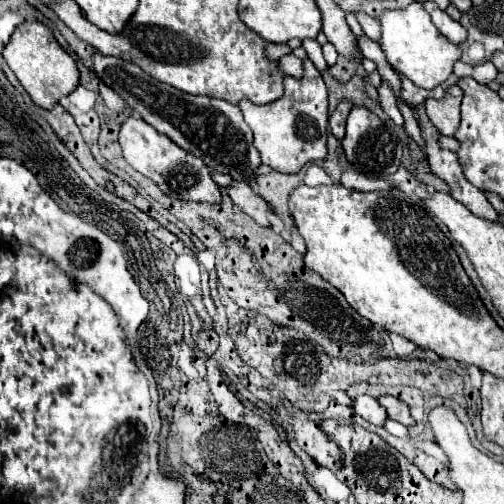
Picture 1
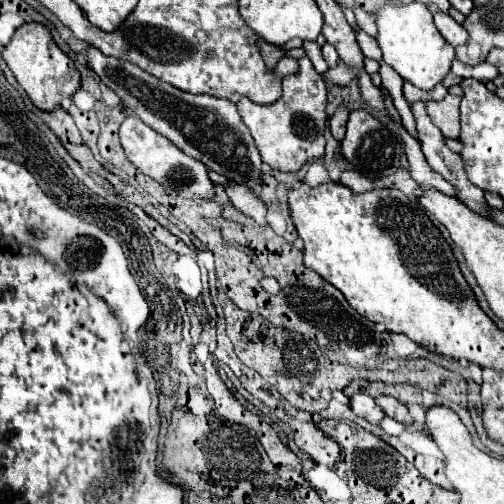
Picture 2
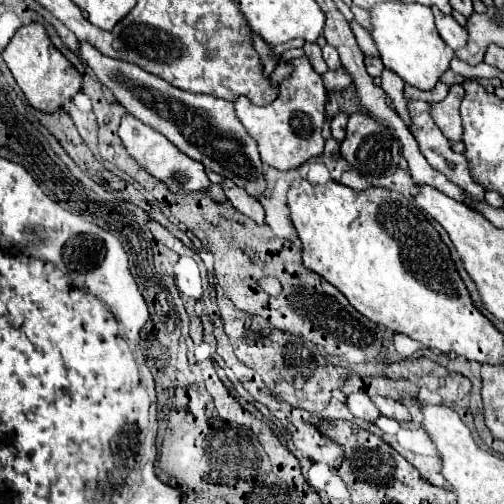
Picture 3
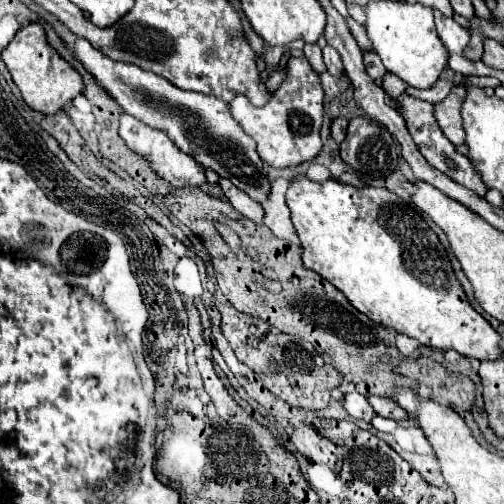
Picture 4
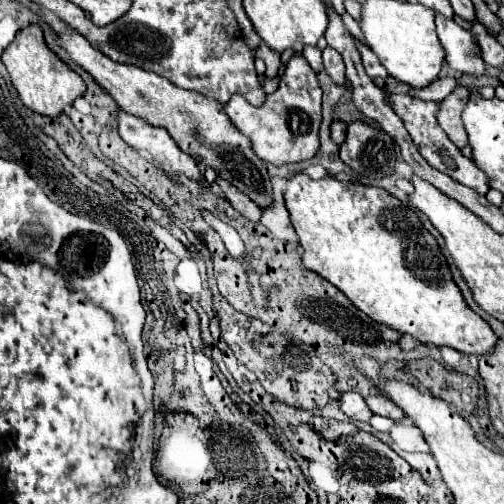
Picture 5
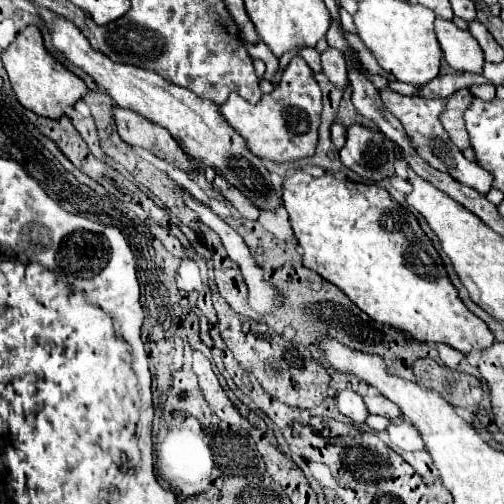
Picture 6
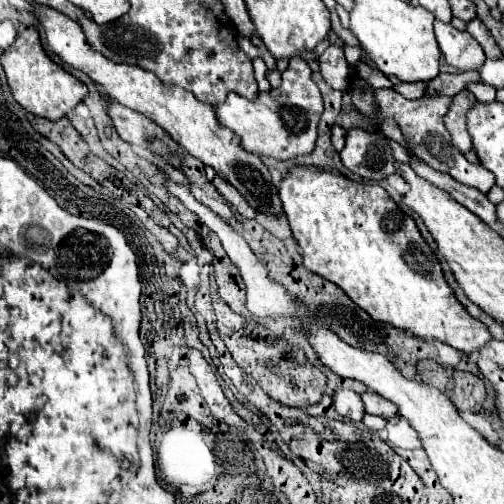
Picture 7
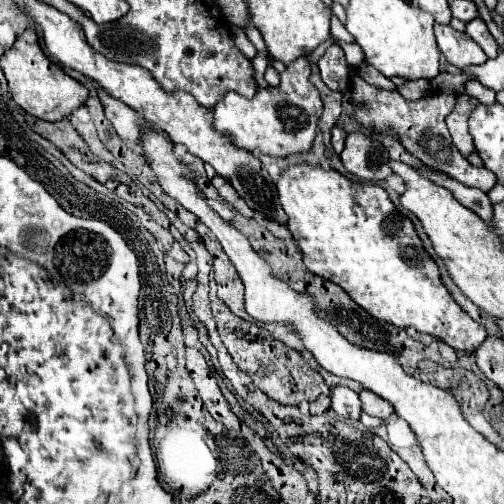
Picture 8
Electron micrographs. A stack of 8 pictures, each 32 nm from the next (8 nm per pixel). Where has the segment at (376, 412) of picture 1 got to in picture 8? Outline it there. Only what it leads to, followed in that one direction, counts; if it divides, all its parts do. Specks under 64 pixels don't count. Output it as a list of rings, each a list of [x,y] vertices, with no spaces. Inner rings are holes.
[[[336,386],[336,388],[332,388],[330,398],[332,398],[332,408],[338,416],[348,418],[348,420],[358,420],[360,418],[362,404],[360,404],[360,398],[354,390],[344,388],[344,386]]]

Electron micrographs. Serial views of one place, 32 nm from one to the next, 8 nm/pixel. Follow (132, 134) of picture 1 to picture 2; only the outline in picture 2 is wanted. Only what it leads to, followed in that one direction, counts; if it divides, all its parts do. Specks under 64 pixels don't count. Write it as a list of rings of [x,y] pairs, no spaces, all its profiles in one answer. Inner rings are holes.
[[[128,116],[122,122],[122,126],[120,126],[120,144],[124,148],[126,158],[142,174],[154,178],[168,194],[184,196],[184,198],[202,198],[202,200],[212,200],[216,196],[214,184],[208,178],[206,166],[200,160],[184,154],[166,136],[160,136],[156,130],[152,130],[148,124],[144,124],[138,116]]]

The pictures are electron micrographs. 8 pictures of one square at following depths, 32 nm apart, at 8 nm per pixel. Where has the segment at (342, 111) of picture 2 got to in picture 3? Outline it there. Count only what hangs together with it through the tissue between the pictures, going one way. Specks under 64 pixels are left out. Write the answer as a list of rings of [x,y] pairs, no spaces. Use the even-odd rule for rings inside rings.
[[[338,112],[338,114],[330,120],[334,140],[338,140],[338,142],[344,140],[344,134],[346,134],[346,122],[348,122],[348,116],[346,116],[344,112]]]

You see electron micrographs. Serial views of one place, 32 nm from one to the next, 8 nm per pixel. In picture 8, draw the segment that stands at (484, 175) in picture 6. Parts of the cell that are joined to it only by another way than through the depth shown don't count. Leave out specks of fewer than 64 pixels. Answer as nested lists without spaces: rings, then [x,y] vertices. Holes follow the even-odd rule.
[[[354,72],[350,74],[350,80],[352,80],[352,102],[356,110],[356,120],[364,124],[364,128],[370,128],[378,134],[386,134],[388,130],[396,132],[400,136],[400,144],[412,156],[416,156],[422,164],[434,170],[440,170],[466,186],[488,192],[496,184],[496,176],[492,176],[492,172],[488,172],[482,166],[472,166],[452,144],[450,132],[444,122],[444,118],[448,116],[448,112],[452,112],[456,104],[456,98],[452,94],[432,94],[432,96],[424,96],[420,100],[410,102],[410,100],[404,100],[396,90],[390,92],[390,90],[380,90],[366,84]]]

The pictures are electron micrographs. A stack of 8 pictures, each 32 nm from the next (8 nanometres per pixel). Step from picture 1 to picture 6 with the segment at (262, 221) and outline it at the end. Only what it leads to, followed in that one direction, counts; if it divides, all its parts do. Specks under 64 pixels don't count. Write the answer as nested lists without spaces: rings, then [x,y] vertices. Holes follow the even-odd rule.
[[[216,175],[213,184],[220,189],[222,196],[248,220],[258,220],[258,214],[260,210],[240,192],[236,187],[231,186],[227,180],[224,180],[221,176]]]

